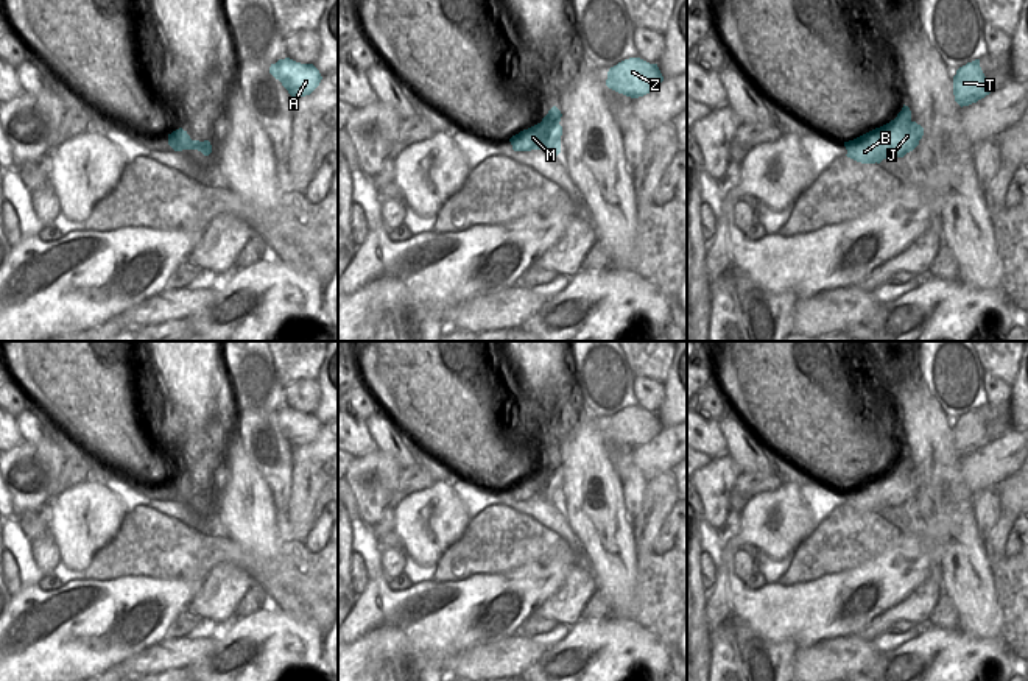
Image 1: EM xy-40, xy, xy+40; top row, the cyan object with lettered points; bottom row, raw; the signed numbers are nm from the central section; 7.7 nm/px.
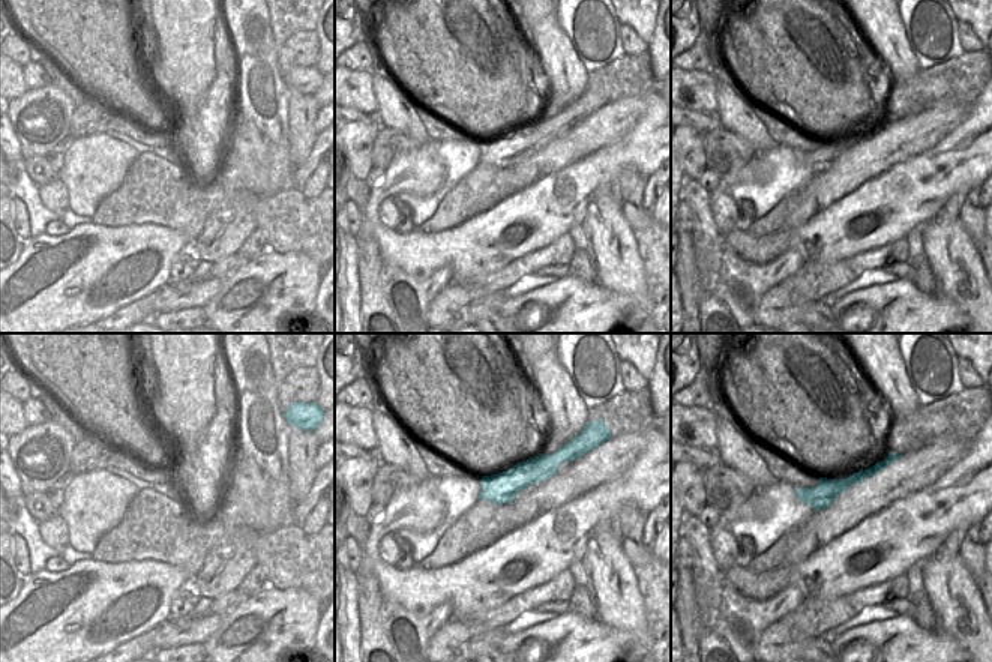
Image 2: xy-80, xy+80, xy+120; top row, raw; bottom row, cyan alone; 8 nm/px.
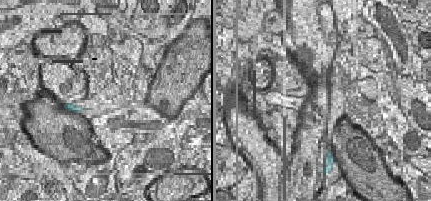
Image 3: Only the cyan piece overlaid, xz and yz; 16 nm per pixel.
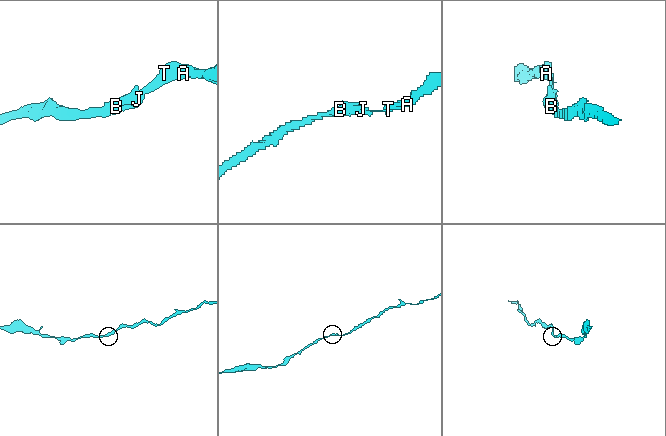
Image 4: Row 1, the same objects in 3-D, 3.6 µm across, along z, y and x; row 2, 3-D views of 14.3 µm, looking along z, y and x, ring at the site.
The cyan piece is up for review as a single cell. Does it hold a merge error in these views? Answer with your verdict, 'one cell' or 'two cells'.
one cell

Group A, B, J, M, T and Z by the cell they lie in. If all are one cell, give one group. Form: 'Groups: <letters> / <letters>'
Groups: A B J M T Z

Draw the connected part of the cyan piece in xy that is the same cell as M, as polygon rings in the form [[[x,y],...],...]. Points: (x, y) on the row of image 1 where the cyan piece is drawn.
[[[553,106],[540,123],[520,131],[509,139],[514,151],[547,150],[553,156],[561,153],[561,111]]]

